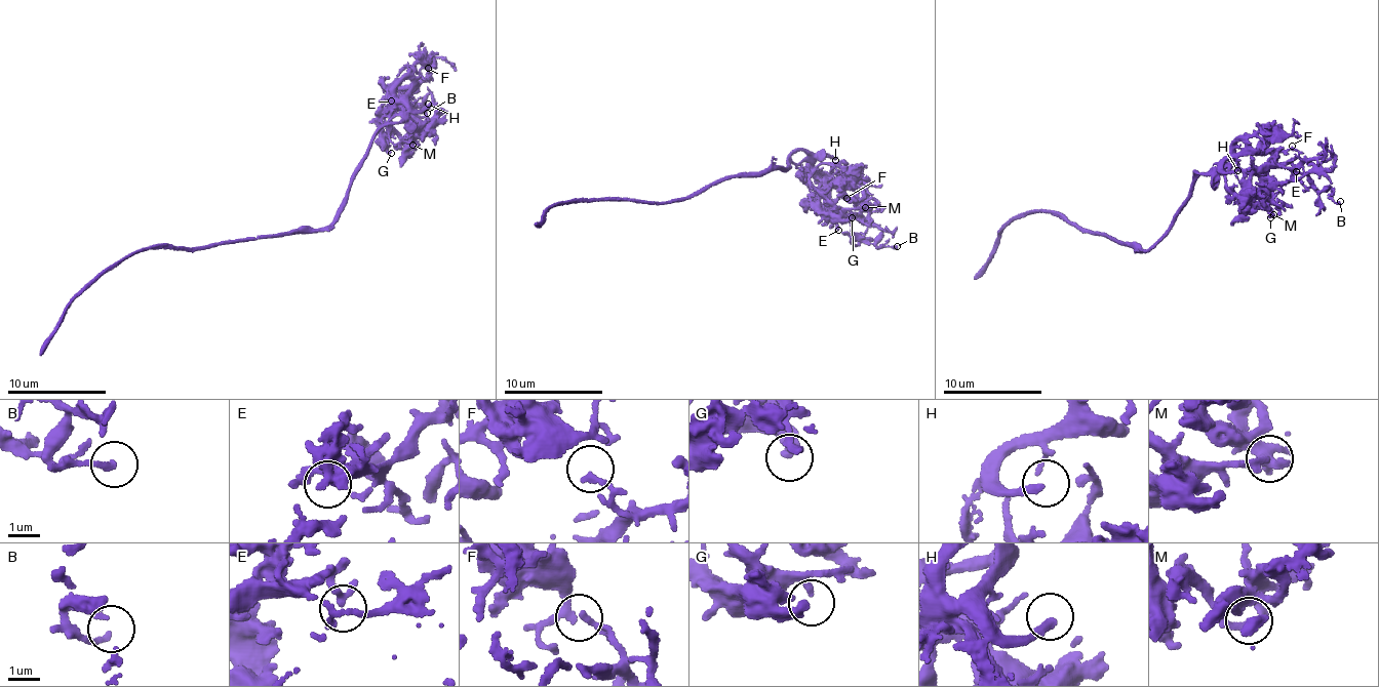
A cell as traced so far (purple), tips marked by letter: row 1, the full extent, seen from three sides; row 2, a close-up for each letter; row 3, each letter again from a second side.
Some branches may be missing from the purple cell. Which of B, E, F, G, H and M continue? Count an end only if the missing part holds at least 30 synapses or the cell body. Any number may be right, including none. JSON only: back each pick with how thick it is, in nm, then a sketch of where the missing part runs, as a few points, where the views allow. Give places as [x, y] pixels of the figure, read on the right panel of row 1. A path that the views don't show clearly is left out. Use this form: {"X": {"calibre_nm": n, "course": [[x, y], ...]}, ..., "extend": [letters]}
{"H": {"calibre_nm": 240}, "extend": ["H"]}

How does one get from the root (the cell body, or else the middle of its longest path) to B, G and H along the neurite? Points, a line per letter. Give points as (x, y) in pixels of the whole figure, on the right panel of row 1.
B: (1130, 245), (1147, 251), (1171, 225), (1195, 178), (1223, 166), (1321, 172), (1335, 202), (1340, 201)
G: (1130, 245), (1147, 251), (1171, 225), (1195, 178), (1223, 166), (1244, 173), (1244, 186), (1271, 211), (1270, 217)
H: (1130, 245), (1147, 251), (1171, 225), (1174, 213), (1195, 178), (1211, 168), (1230, 174), (1237, 170)

